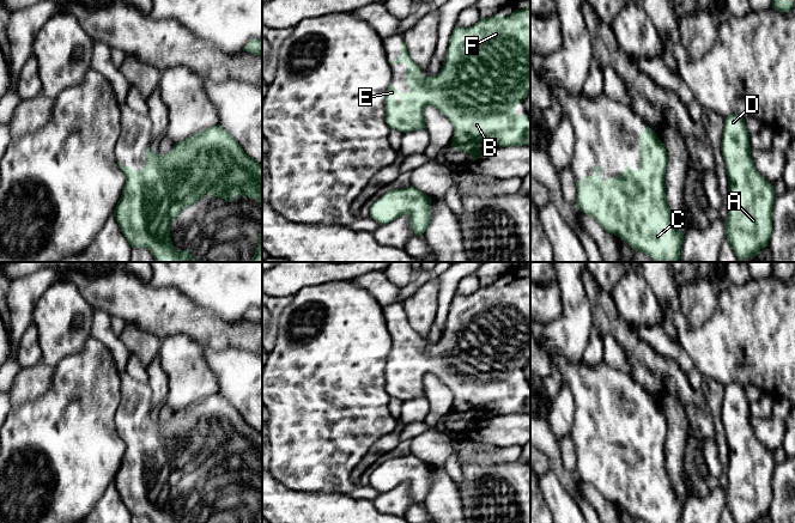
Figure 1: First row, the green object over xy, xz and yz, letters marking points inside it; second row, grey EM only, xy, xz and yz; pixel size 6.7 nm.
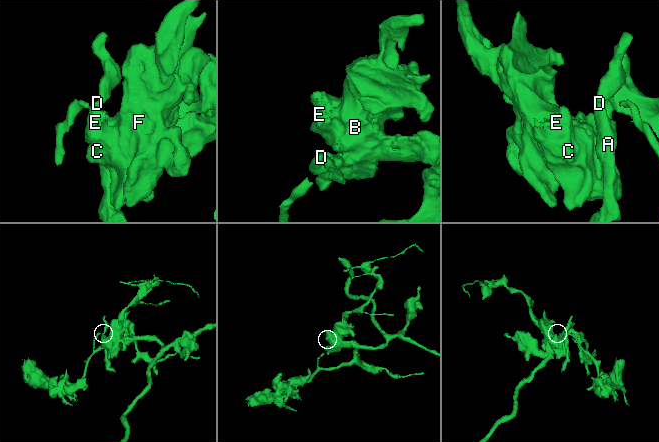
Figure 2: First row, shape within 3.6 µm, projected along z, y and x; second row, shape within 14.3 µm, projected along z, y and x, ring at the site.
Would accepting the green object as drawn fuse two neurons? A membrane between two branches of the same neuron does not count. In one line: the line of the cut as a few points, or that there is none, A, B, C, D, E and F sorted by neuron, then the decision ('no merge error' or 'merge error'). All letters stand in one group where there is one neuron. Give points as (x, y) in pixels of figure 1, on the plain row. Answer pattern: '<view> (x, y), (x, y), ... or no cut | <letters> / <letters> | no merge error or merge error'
no cut | A B C D E F | no merge error

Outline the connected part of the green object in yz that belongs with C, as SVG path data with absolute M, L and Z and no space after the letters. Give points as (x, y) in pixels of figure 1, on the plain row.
M647 394L644 400L639 402L639 433L637 438L631 436L631 431L614 448L609 444L605 449L601 448L601 436L594 434L595 444L584 444L576 450L577 470L576 476L594 486L608 501L615 503L624 507L633 518L642 519L647 523L680 523L684 503L672 486L667 466L664 443L668 431L666 416L656 401Z

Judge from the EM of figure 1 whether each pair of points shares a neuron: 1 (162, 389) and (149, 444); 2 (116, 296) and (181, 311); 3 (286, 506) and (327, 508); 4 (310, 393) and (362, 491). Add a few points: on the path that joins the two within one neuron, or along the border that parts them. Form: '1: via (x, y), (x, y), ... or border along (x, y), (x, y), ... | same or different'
1: border along (147, 381), (153, 405) | different
2: via (132, 299), (153, 310), (165, 311) | same
3: via (296, 506), (317, 508) | same
4: border along (357, 484), (349, 493) | different

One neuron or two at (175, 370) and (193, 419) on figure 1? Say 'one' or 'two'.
two

